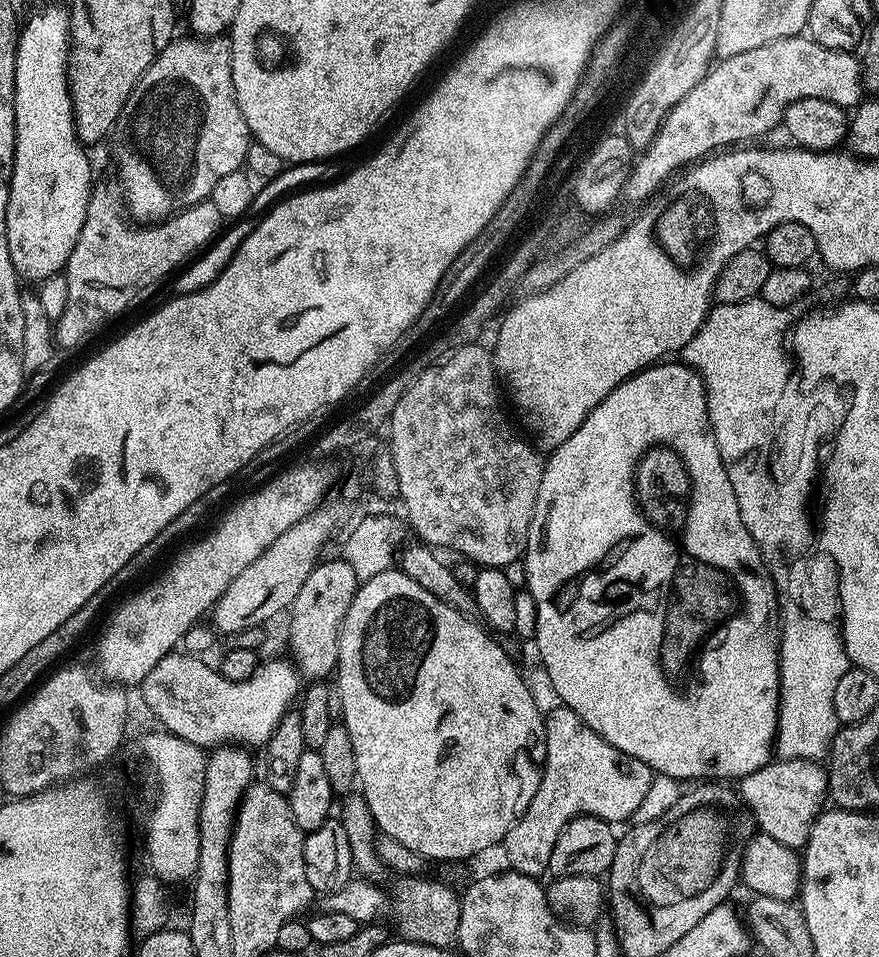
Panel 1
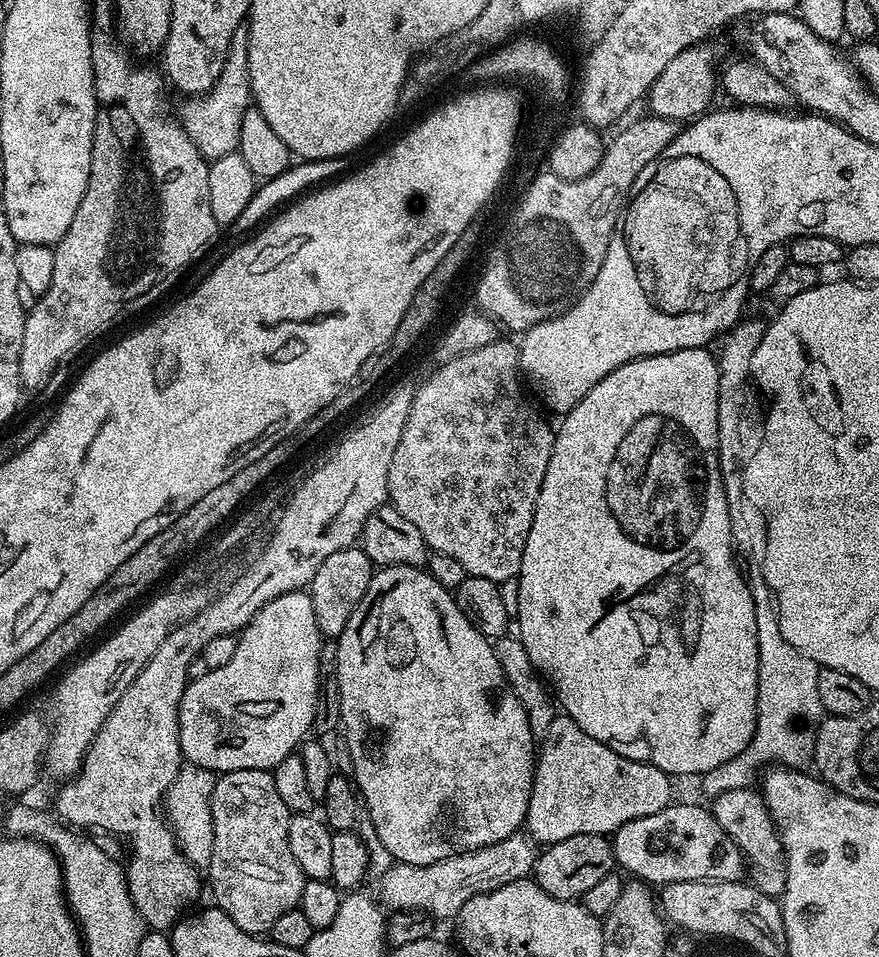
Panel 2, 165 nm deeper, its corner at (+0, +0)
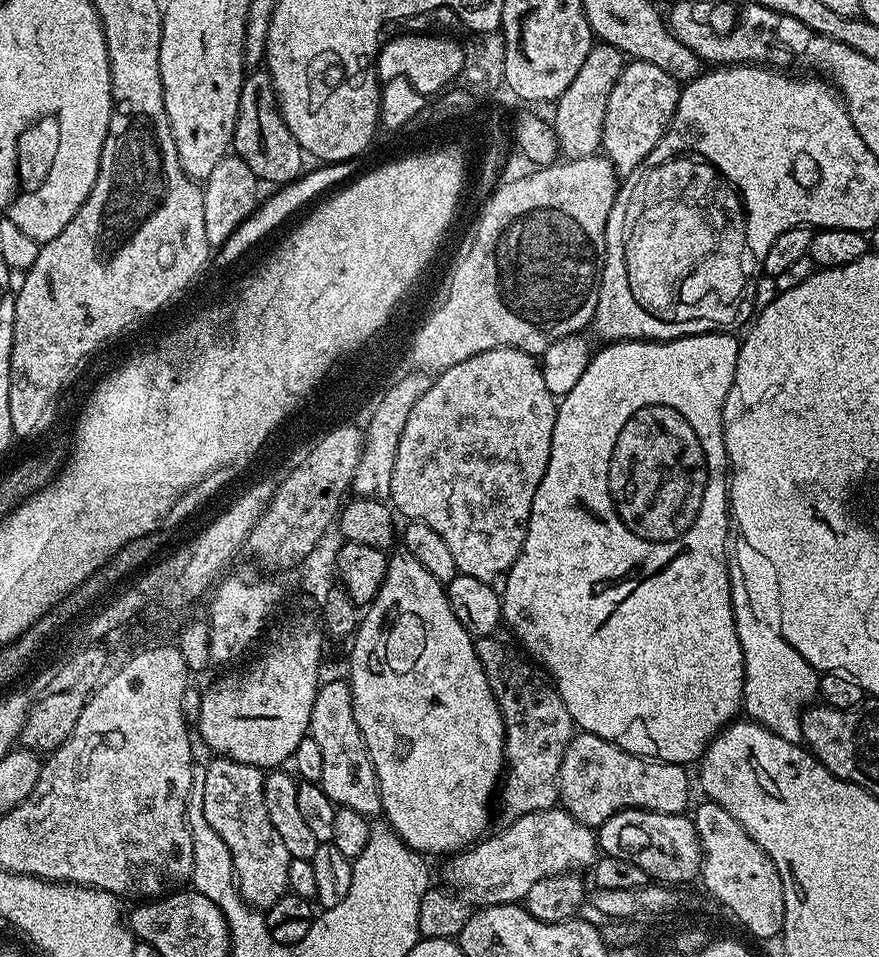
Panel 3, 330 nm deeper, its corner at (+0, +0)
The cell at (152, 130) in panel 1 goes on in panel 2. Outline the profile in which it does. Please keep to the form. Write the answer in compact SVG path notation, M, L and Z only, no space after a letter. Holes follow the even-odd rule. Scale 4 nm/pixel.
M240 27L234 30L232 41L228 47L228 57L224 69L216 85L203 96L189 96L181 99L178 119L184 125L186 134L194 142L194 146L211 162L226 154L237 151L239 130L242 129L243 114L250 107L252 87L248 73L248 30Z

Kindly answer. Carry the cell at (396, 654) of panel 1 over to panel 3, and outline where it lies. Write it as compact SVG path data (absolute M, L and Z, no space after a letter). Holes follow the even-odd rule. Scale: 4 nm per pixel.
M396 550L388 556L388 569L386 570L386 578L382 582L382 586L378 590L378 594L372 599L372 603L367 605L366 611L368 612L359 617L356 634L350 641L350 647L352 647L352 653L348 656L348 673L346 673L346 679L349 688L352 690L352 709L354 710L354 722L358 722L358 730L362 734L362 738L366 742L366 750L370 754L372 759L372 765L376 771L376 777L378 778L378 786L380 787L380 797L382 798L382 816L386 821L389 828L399 836L405 846L408 847L413 853L425 854L429 852L430 855L436 856L439 852L448 852L447 854L456 854L461 850L467 849L469 846L477 843L489 831L488 828L488 803L493 803L494 797L498 792L498 785L502 780L502 773L504 765L506 763L504 758L504 719L502 714L498 710L498 702L494 698L494 694L490 690L490 682L486 678L486 670L482 670L482 662L478 658L476 653L476 640L470 635L470 633L464 629L462 622L458 622L458 618L454 618L454 610L450 610L450 602L448 601L448 594L445 585L438 582L438 578L434 578L434 574L429 574L427 570L422 567L422 562L418 562L418 558L414 558L408 552L403 550Z

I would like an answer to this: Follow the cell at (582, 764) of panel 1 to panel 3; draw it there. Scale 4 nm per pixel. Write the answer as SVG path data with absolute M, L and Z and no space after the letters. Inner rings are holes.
M577 731L562 758L559 803L575 820L593 830L599 829L615 812L628 808L662 814L683 813L692 796L688 772L685 765L635 756L594 734Z

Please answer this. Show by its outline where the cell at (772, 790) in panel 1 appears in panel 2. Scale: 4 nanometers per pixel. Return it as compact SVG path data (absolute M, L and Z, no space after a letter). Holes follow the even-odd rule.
M751 787L726 790L726 794L711 801L710 811L718 826L722 826L722 830L726 830L726 834L730 834L730 838L740 847L751 883L766 895L780 898L783 897L786 886L788 859L780 841L780 833L776 831L776 823L772 821L768 807L764 805L763 795L759 791L752 791Z

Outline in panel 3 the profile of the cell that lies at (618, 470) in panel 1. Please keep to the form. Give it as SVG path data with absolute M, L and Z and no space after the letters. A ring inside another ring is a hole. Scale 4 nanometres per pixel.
M707 332L701 336L683 336L677 340L617 340L605 343L604 349L597 356L595 353L589 359L586 370L582 370L582 378L578 378L574 390L570 390L559 401L548 469L546 474L542 474L542 482L538 482L538 494L534 494L534 506L530 510L526 538L522 542L522 550L518 554L518 558L507 571L506 592L502 597L503 623L512 627L513 634L524 643L525 649L523 648L523 651L533 661L542 665L543 671L550 677L551 683L556 685L556 692L562 698L562 702L566 702L566 710L570 710L573 725L581 732L589 732L606 742L617 744L630 754L644 756L648 760L661 760L667 764L695 765L704 755L704 751L708 749L712 739L737 719L744 703L744 659L742 658L742 646L738 642L738 634L734 626L733 577L730 575L730 556L729 553L728 556L724 553L724 547L727 544L729 547L730 544L730 480L726 475L726 457L724 455L724 403L726 402L726 394L730 394L730 386L734 382L734 370L740 353L740 340L734 337L735 335L726 332Z

